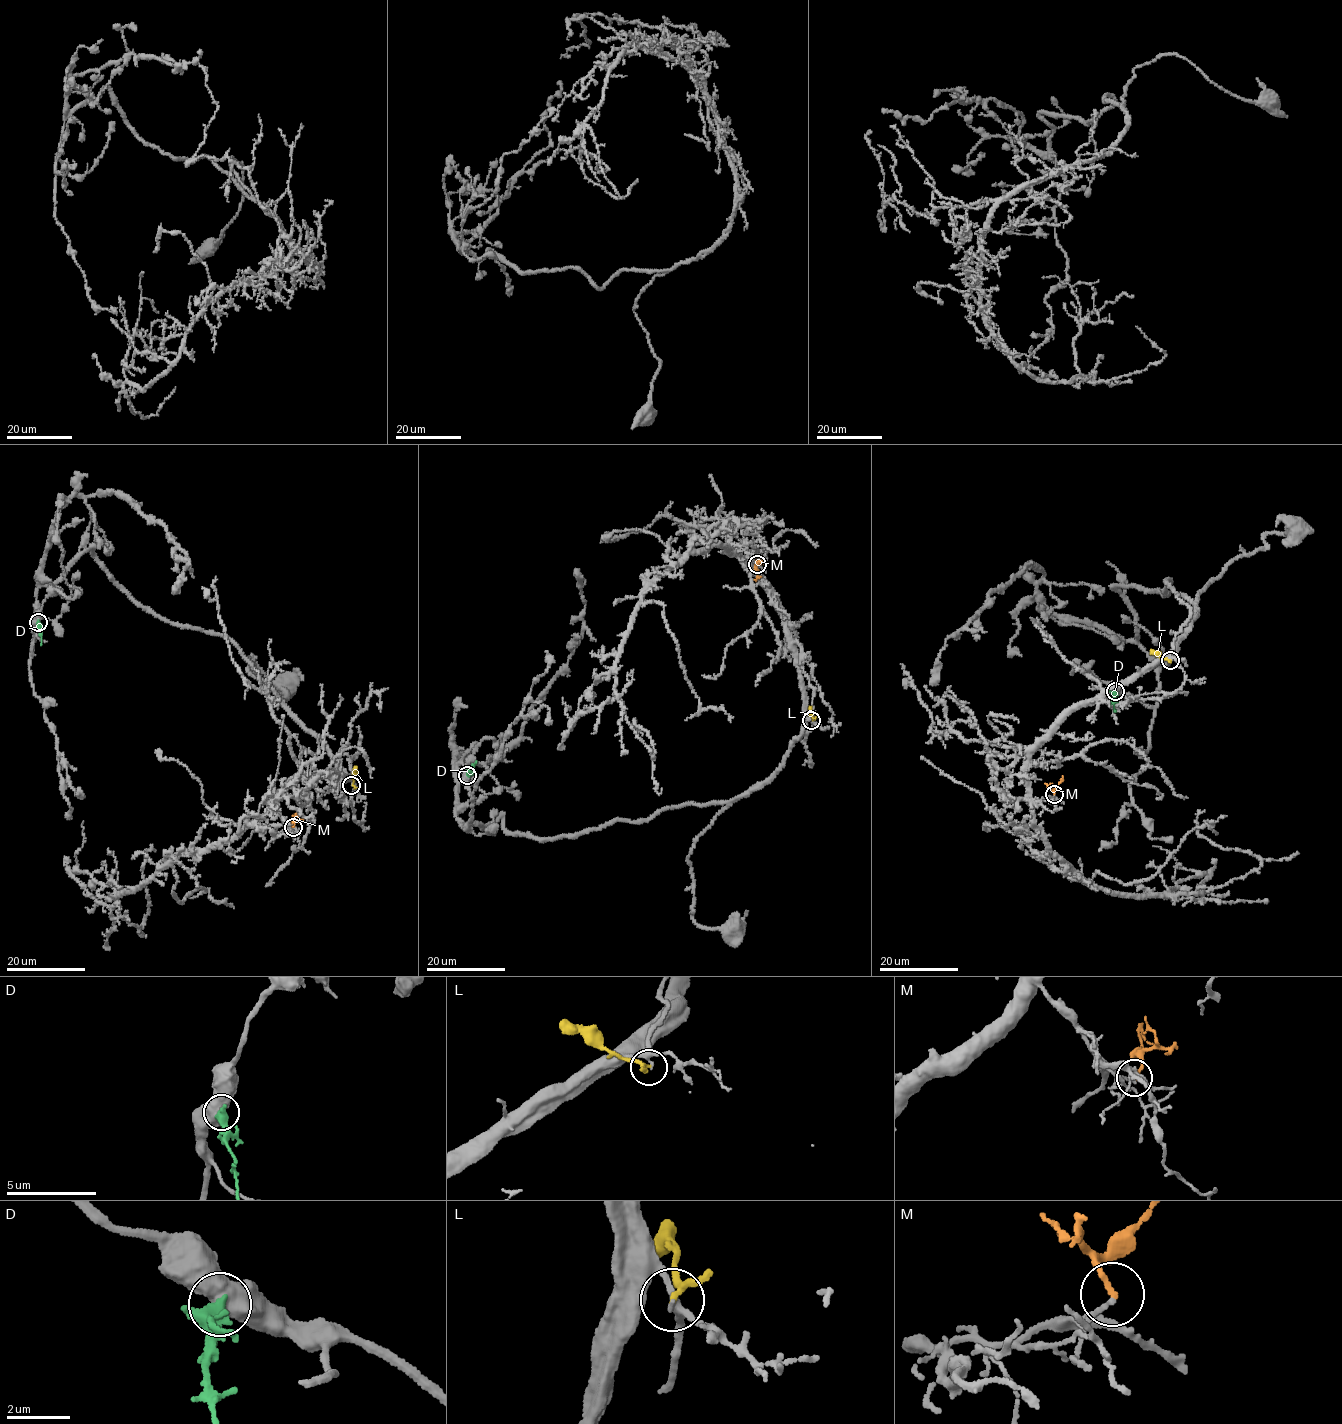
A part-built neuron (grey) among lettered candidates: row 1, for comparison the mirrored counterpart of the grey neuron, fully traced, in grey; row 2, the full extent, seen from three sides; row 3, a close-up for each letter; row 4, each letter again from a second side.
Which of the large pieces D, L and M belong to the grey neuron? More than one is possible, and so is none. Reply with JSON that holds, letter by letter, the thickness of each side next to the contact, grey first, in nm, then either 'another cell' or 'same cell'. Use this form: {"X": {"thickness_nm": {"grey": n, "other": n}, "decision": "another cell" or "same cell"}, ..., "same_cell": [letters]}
{"D": {"thickness_nm": {"grey": 600, "other": 500}, "decision": "another cell"}, "L": {"thickness_nm": {"grey": 140, "other": 170}, "decision": "another cell"}, "M": {"thickness_nm": {"grey": 130, "other": 170}, "decision": "another cell"}, "same_cell": []}

